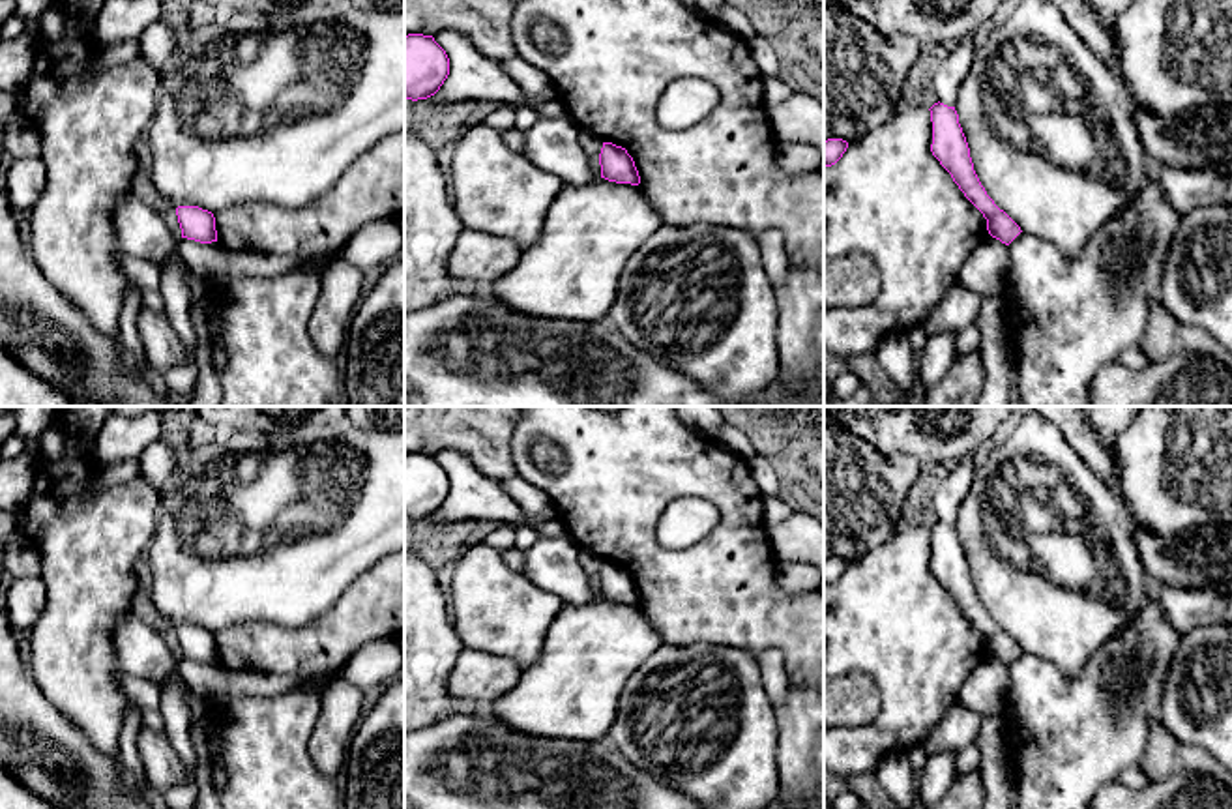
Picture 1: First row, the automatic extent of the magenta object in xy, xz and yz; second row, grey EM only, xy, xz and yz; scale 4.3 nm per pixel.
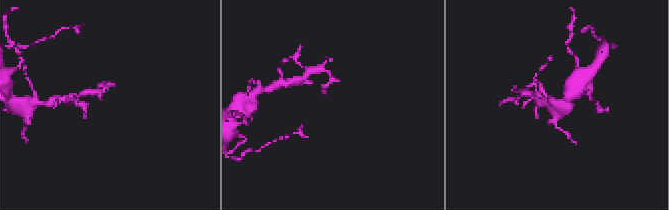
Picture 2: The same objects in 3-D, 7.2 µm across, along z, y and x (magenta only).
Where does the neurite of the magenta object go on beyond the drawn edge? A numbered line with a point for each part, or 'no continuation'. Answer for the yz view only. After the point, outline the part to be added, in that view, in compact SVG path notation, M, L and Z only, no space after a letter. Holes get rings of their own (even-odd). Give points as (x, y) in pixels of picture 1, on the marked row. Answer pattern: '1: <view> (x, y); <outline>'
no continuation

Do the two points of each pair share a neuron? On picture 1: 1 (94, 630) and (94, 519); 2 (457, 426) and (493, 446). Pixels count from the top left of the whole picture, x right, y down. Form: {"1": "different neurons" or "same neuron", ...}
{"1": "same neuron", "2": "same neuron"}

